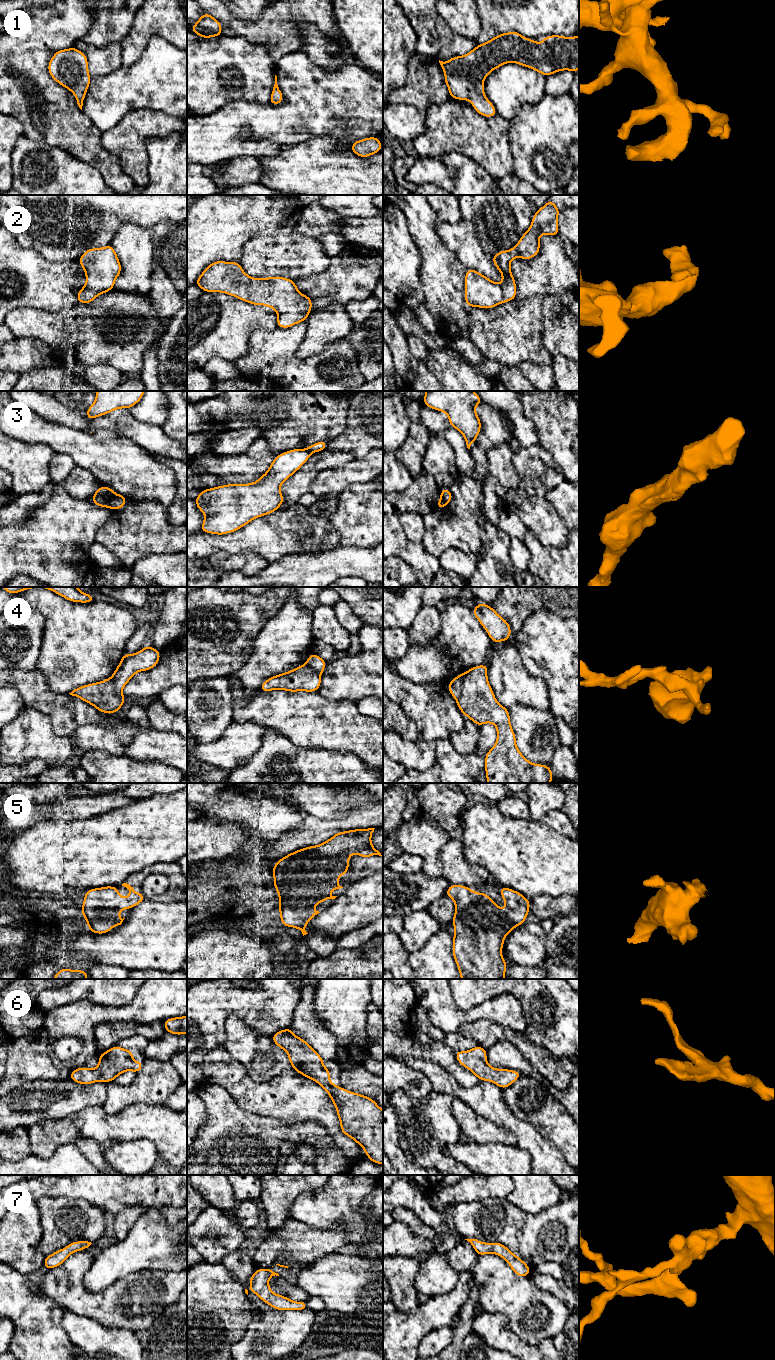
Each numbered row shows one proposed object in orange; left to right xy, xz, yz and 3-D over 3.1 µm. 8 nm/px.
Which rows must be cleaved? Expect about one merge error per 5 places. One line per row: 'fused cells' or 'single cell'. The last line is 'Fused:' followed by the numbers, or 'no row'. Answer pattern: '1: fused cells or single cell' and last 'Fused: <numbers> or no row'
1: single cell
2: single cell
3: fused cells
4: fused cells
5: single cell
6: single cell
7: single cell
Fused: 3, 4

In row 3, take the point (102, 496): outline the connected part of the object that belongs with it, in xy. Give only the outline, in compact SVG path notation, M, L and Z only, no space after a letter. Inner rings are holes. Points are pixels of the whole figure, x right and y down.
M102 485L92 496L93 500L91 503L107 508L110 505L110 500L115 496L115 494L116 493L113 491L113 489Z

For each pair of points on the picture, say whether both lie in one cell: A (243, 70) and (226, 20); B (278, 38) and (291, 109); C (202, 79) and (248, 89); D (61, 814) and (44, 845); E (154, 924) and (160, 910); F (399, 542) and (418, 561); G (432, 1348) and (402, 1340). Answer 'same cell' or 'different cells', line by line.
A: different cells
B: different cells
C: same cell
D: different cells
E: same cell
F: same cell
G: different cells

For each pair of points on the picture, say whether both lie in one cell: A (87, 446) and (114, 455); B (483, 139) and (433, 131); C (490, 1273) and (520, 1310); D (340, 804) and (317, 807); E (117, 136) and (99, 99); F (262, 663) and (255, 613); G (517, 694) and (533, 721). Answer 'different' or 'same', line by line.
A: same
B: same
C: same
D: same
E: different
F: different
G: different

